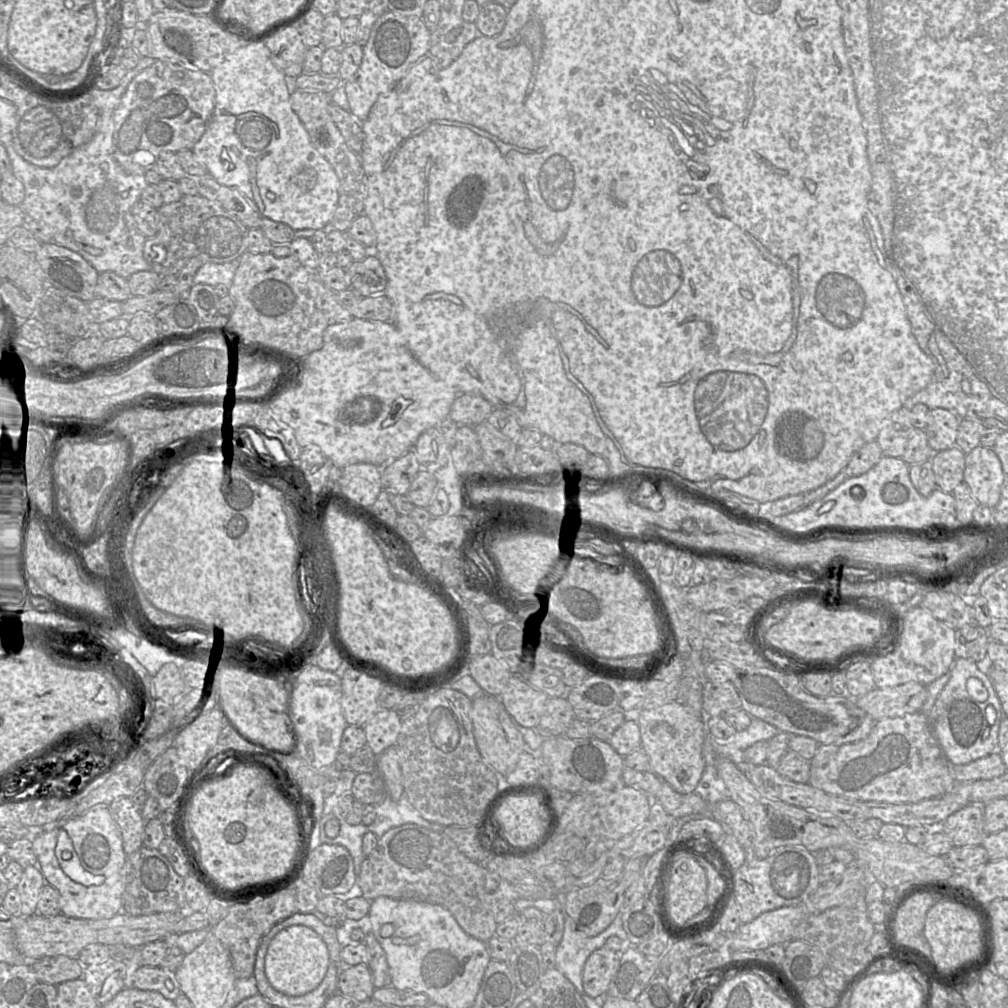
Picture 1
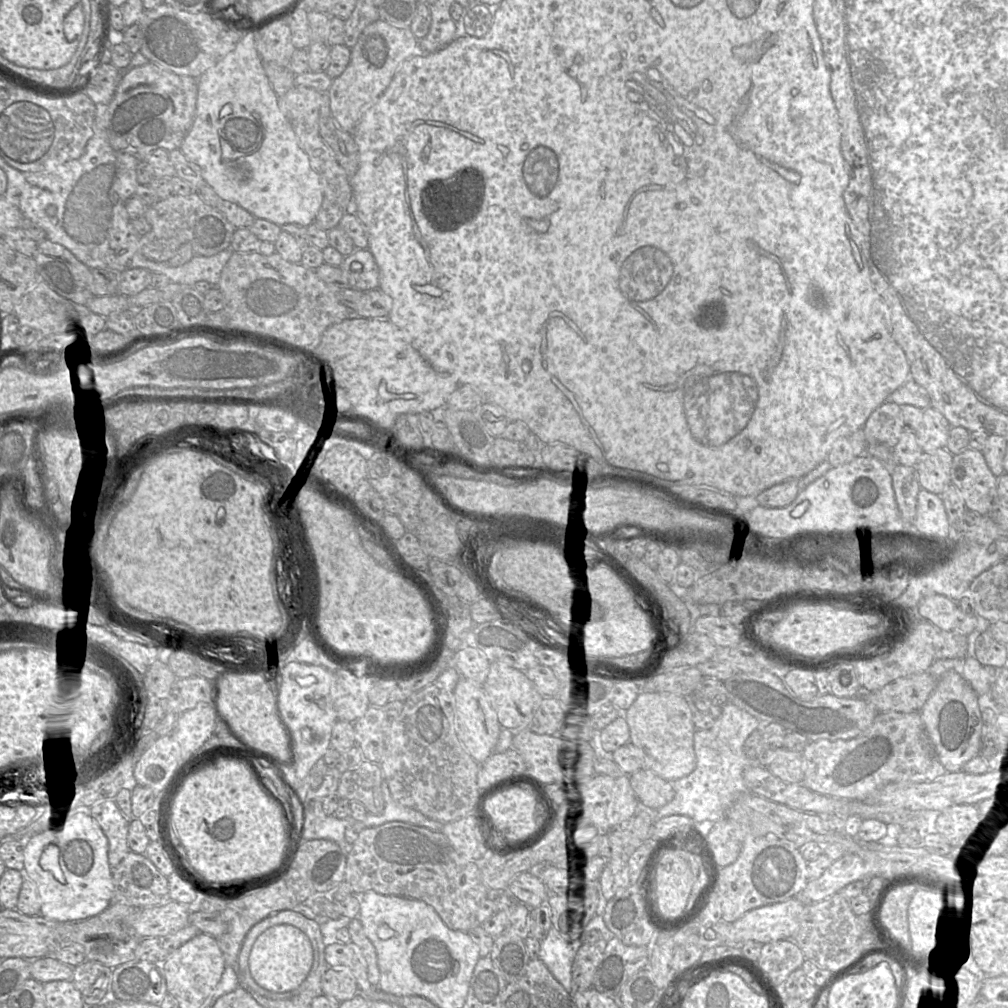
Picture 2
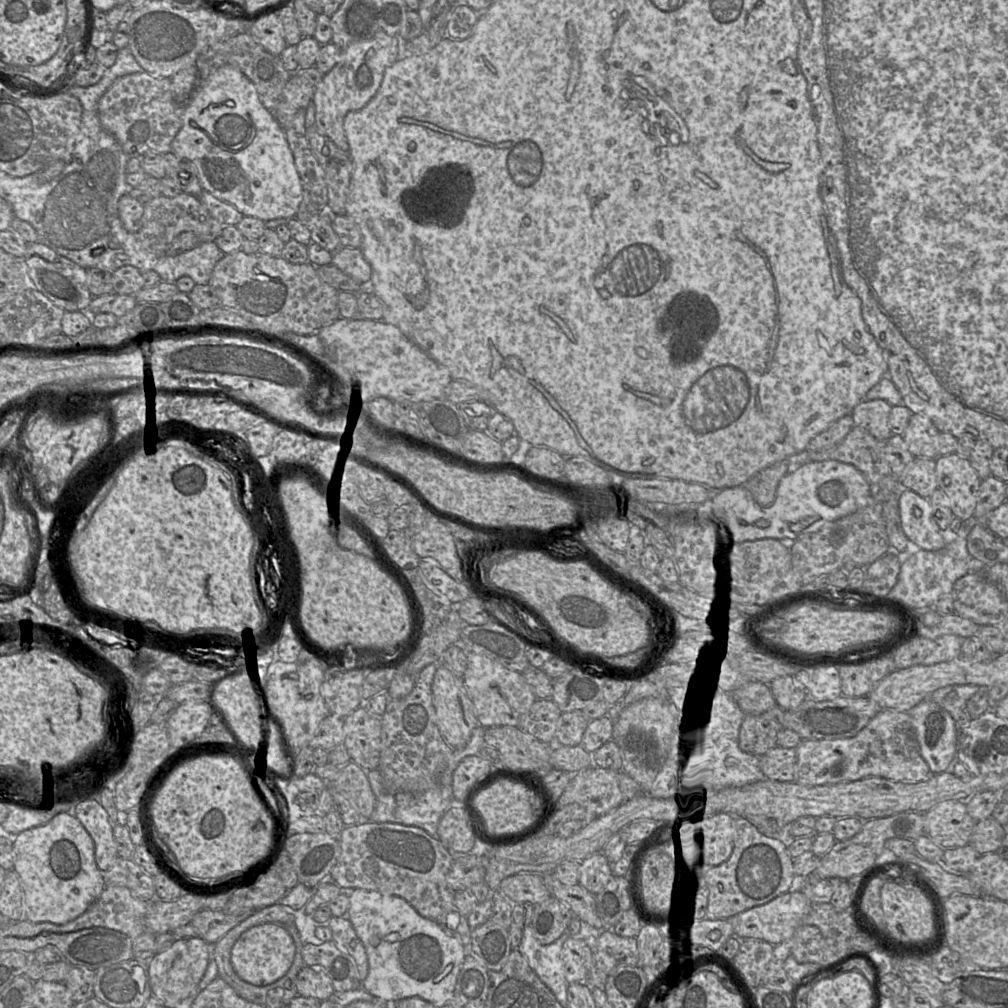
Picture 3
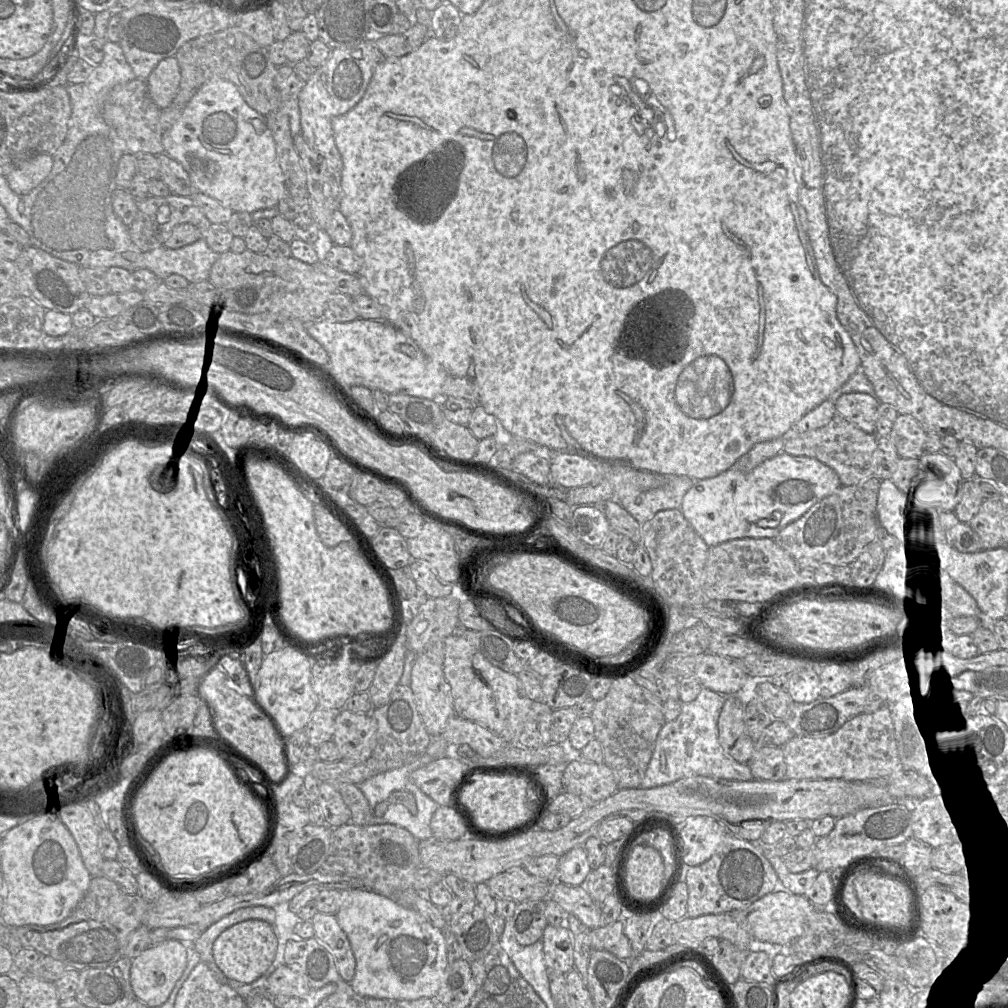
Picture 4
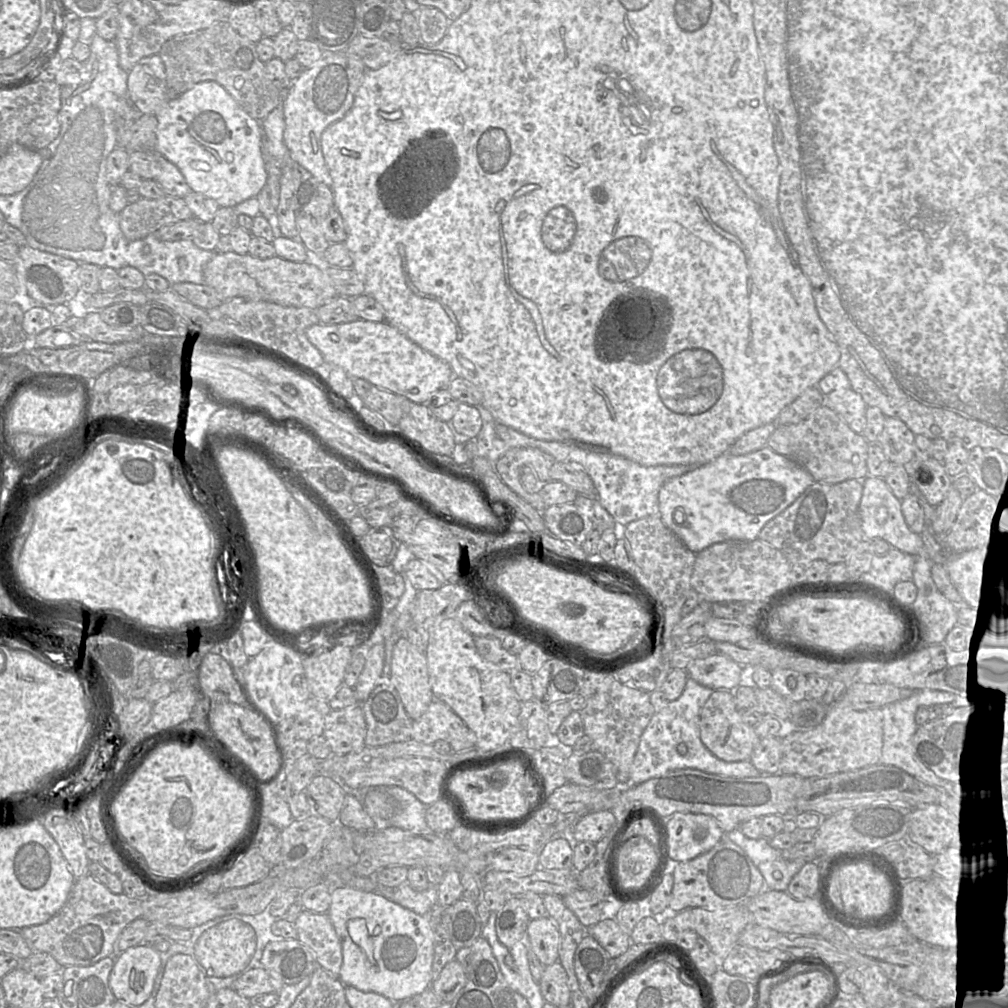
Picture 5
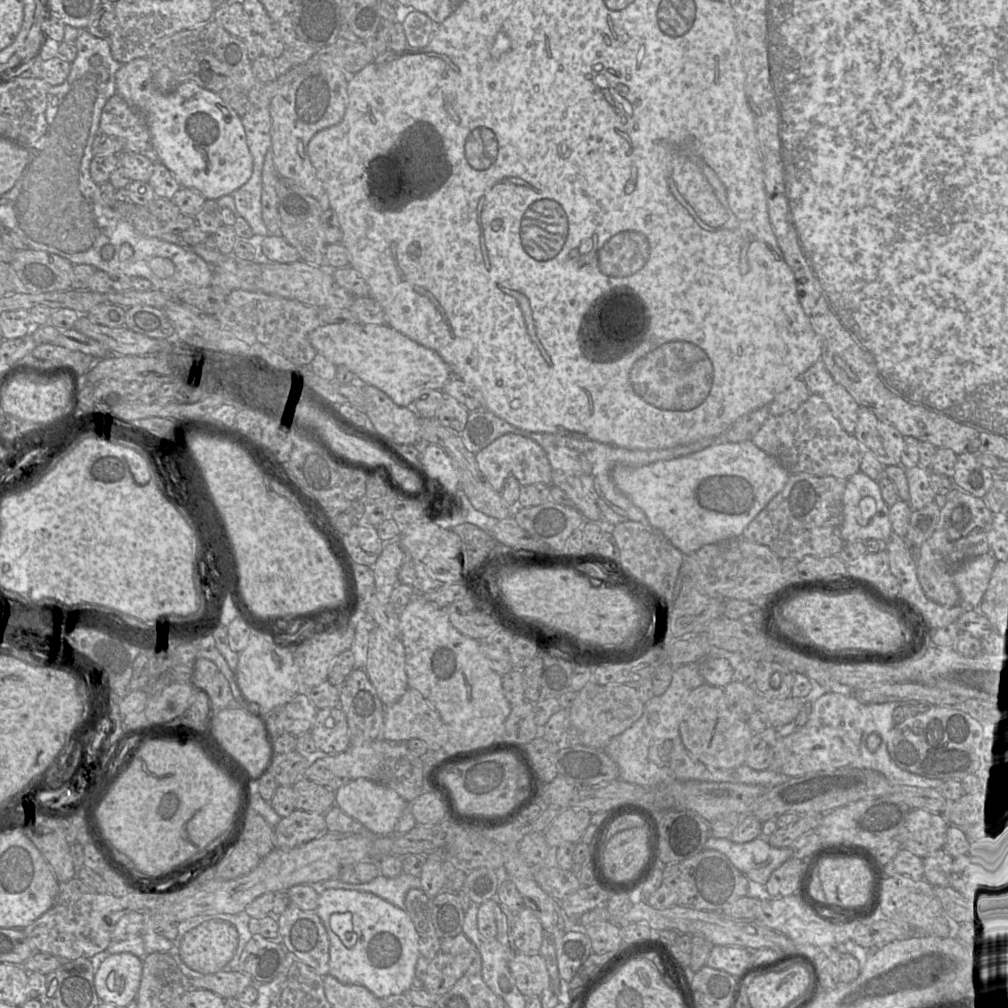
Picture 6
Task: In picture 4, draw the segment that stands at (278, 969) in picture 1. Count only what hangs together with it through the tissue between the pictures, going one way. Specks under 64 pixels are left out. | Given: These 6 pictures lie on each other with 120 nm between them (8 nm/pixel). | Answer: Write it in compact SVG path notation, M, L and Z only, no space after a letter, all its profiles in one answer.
M246 920L224 930L214 941L212 953L215 964L228 980L250 984L271 971L276 948L277 939L271 924Z

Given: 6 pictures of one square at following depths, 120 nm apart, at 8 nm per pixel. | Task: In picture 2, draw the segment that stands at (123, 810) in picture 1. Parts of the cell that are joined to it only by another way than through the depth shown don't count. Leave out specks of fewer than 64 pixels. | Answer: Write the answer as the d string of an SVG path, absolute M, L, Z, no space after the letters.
M114 799L97 803L89 813L97 820L108 839L109 865L111 868L116 867L130 852L127 843L130 821L123 816Z

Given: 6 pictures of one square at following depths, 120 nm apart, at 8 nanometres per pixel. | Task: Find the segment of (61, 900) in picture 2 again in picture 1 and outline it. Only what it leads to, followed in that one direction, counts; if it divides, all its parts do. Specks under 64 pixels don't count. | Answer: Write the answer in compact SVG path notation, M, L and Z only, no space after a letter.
M100 806L93 808L103 808L101 810L89 810L84 815L68 820L64 825L54 830L40 834L32 838L33 850L36 854L38 861L38 868L42 872L46 884L53 886L60 895L60 910L61 914L67 917L80 918L80 919L108 919L122 912L122 894L124 890L124 878L123 878L123 867L126 861L126 855L124 859L121 858L121 841L118 838L118 831L116 830L116 822L111 820L107 813L109 806Z

